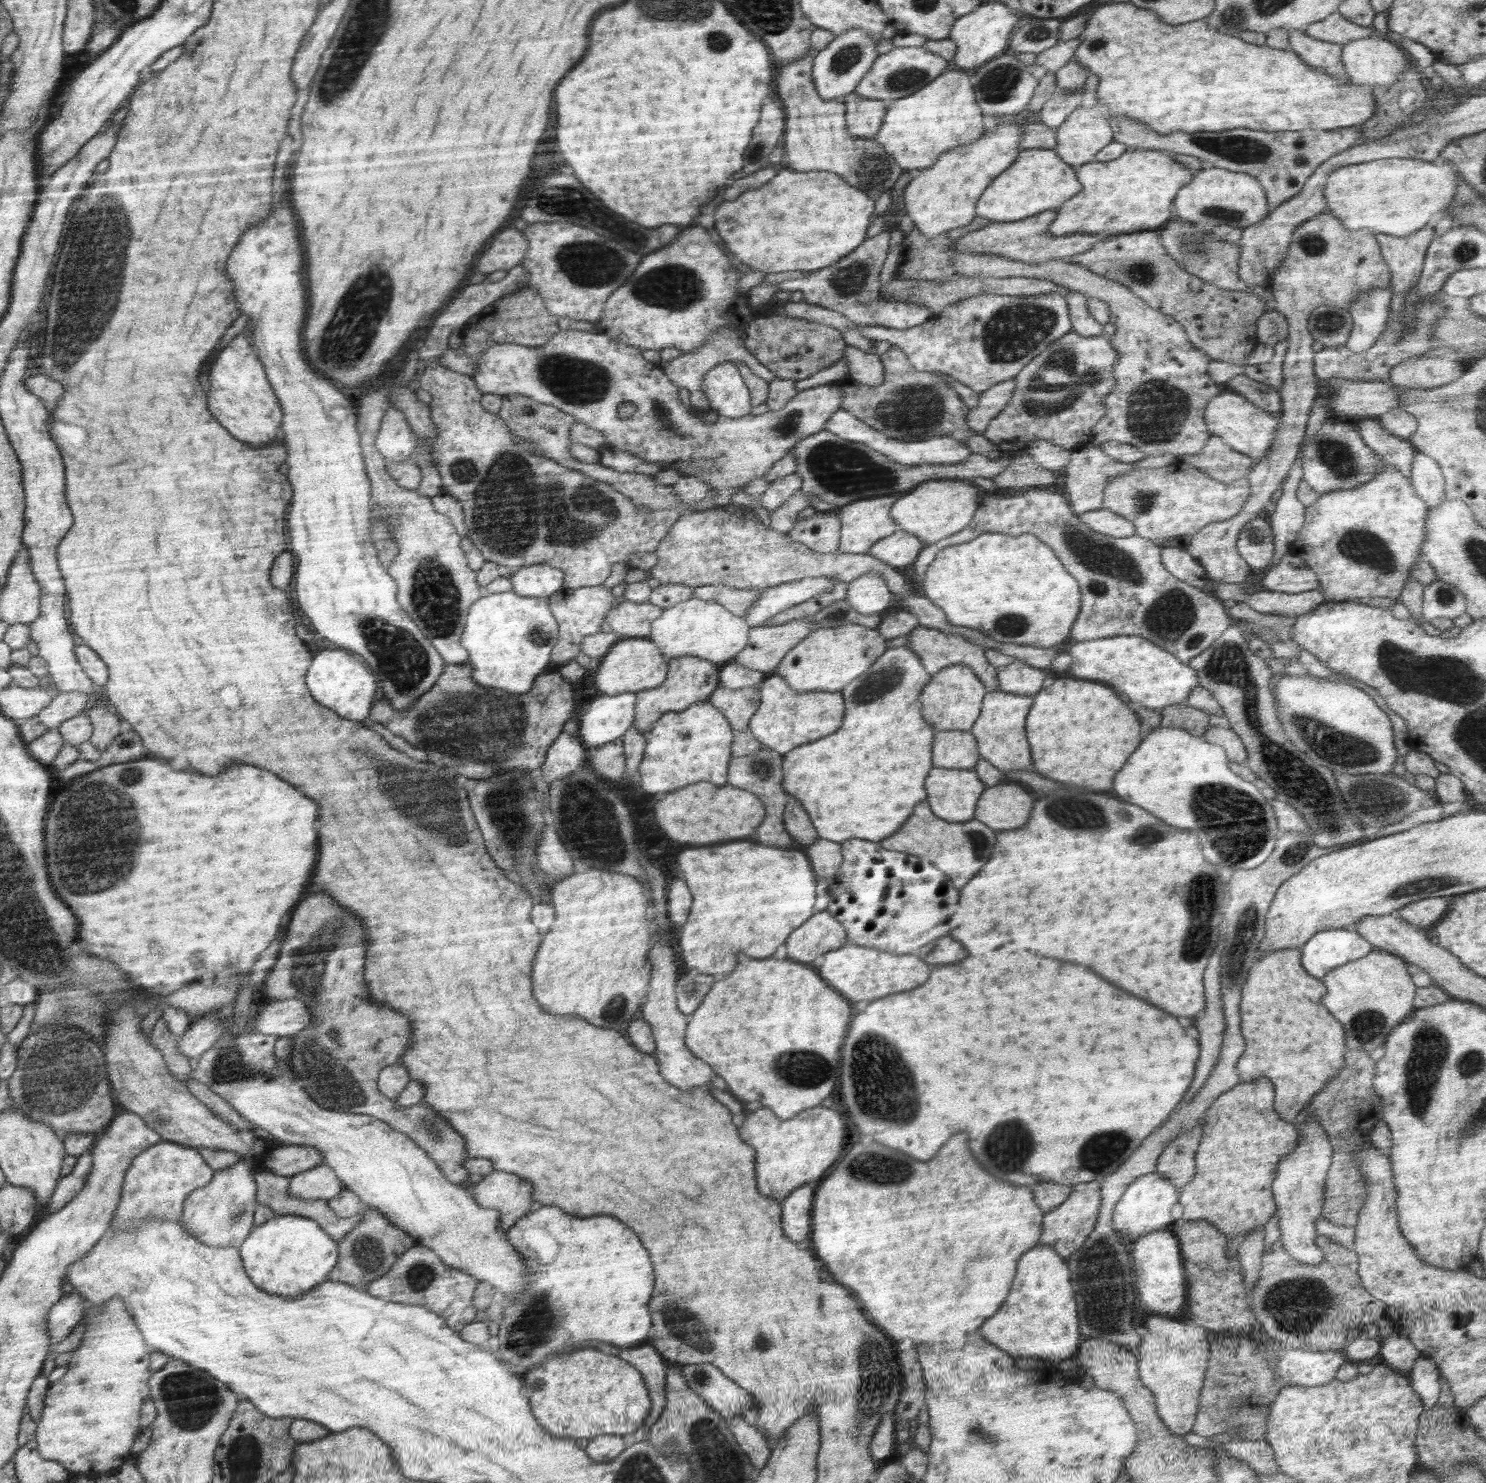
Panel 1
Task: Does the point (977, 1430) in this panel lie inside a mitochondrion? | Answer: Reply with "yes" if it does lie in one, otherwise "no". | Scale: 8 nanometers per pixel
yes

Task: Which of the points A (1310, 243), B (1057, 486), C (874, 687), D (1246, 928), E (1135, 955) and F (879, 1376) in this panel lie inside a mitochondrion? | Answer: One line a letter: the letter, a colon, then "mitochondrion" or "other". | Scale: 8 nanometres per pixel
A: mitochondrion
B: other
C: mitochondrion
D: mitochondrion
E: other
F: mitochondrion

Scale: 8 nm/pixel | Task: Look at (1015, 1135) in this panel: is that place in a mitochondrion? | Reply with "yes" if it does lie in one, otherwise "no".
yes

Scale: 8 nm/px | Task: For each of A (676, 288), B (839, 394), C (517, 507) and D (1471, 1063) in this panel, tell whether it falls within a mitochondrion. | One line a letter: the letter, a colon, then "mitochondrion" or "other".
A: mitochondrion
B: other
C: mitochondrion
D: mitochondrion

